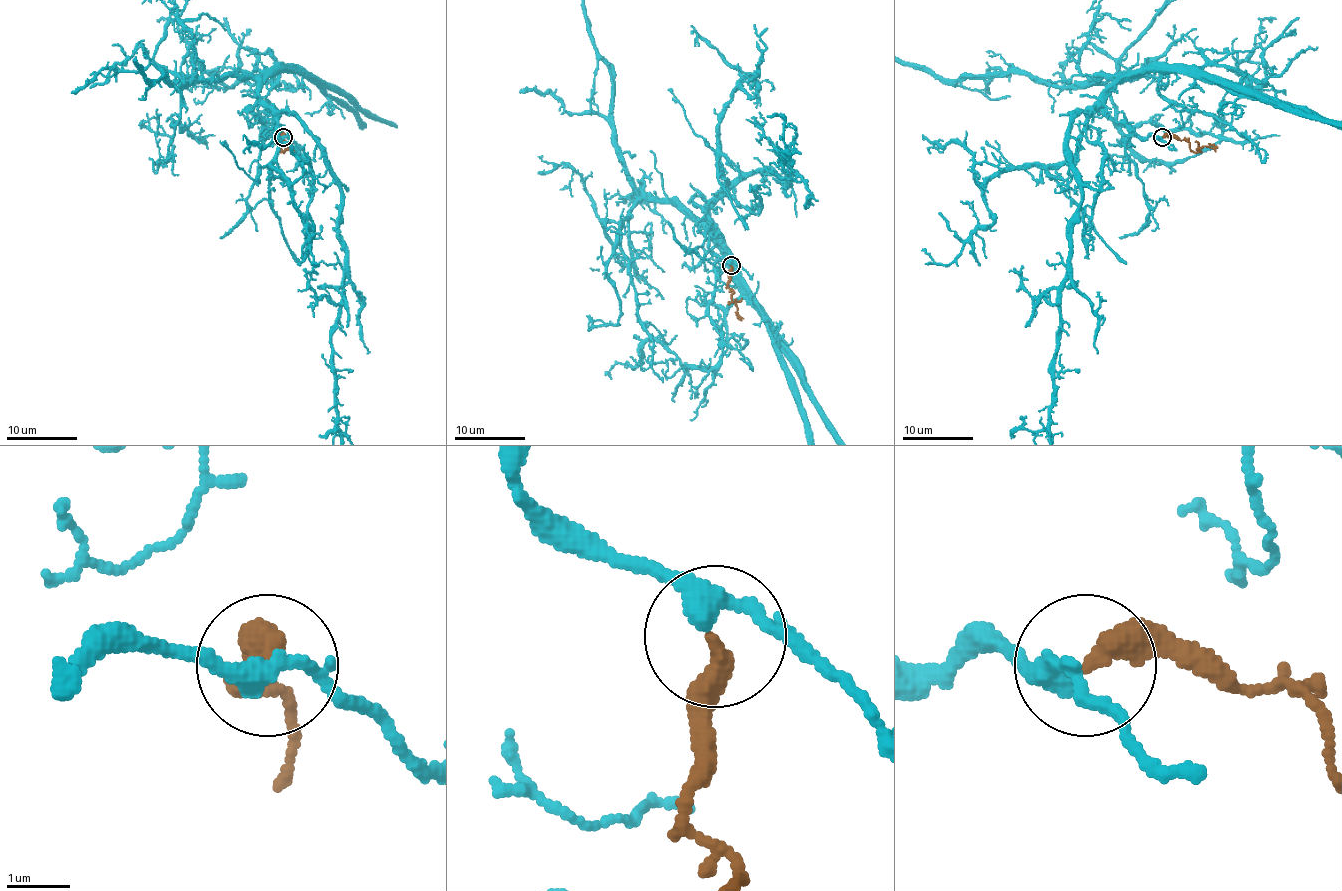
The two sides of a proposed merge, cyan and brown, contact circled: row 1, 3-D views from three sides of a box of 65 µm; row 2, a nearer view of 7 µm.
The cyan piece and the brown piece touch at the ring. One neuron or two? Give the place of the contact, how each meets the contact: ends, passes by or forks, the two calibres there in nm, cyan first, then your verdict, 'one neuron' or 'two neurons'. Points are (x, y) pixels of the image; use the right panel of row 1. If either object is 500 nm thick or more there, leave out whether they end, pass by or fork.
at (1162, 137); cyan passes by; brown ends there; 320 nm thick on the cyan side, 360 nm on the other; one neuron

